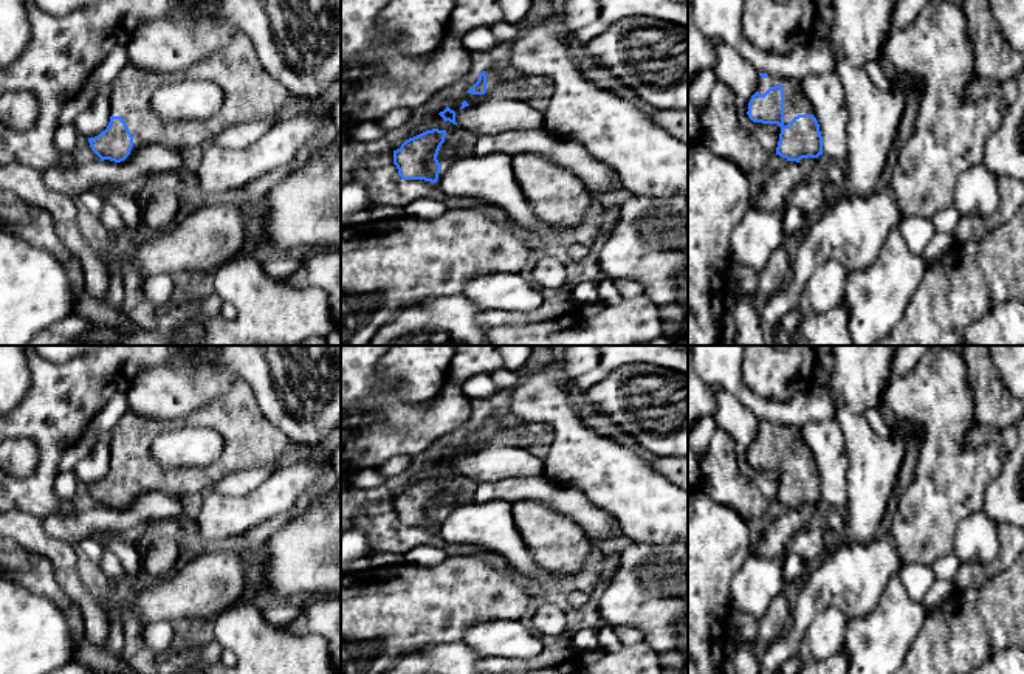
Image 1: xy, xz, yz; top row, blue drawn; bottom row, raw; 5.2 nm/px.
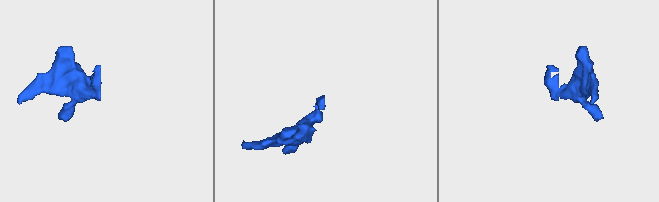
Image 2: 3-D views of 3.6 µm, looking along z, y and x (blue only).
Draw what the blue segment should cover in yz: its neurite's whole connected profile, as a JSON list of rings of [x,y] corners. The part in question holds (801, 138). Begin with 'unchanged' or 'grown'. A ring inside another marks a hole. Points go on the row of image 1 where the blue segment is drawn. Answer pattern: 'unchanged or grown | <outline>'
grown | [[[759,76],[747,115],[753,122],[781,127],[776,155],[796,163],[823,155],[820,124],[801,93],[801,81]]]

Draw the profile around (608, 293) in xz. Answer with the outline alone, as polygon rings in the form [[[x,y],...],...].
[[[603,279],[598,282],[598,301],[600,304],[618,304],[623,301],[623,296],[617,290],[615,282]]]

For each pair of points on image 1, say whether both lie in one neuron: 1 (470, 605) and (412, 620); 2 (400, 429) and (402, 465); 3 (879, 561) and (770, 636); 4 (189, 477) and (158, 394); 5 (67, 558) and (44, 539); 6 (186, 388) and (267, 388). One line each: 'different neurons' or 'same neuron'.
1: same neuron
2: different neurons
3: different neurons
4: different neurons
5: same neuron
6: same neuron

